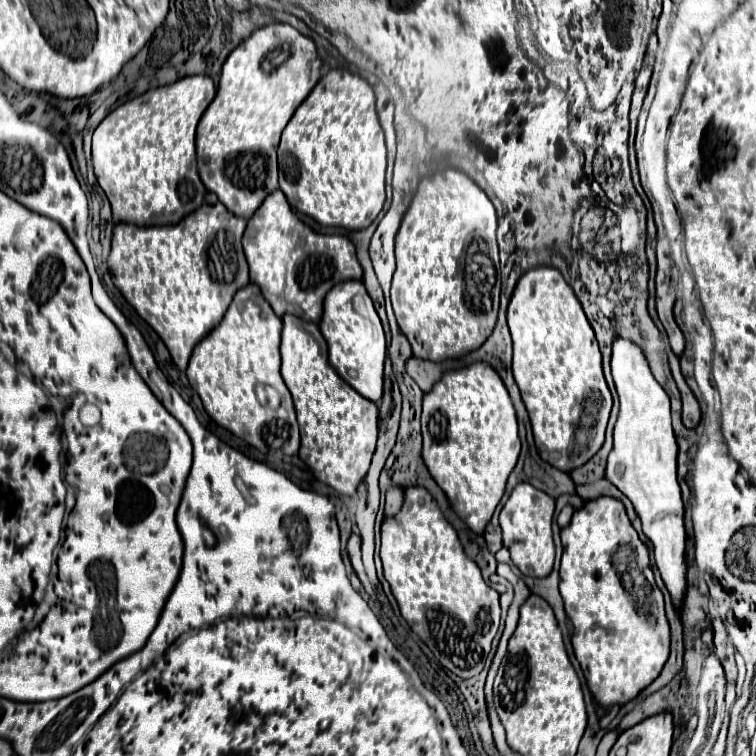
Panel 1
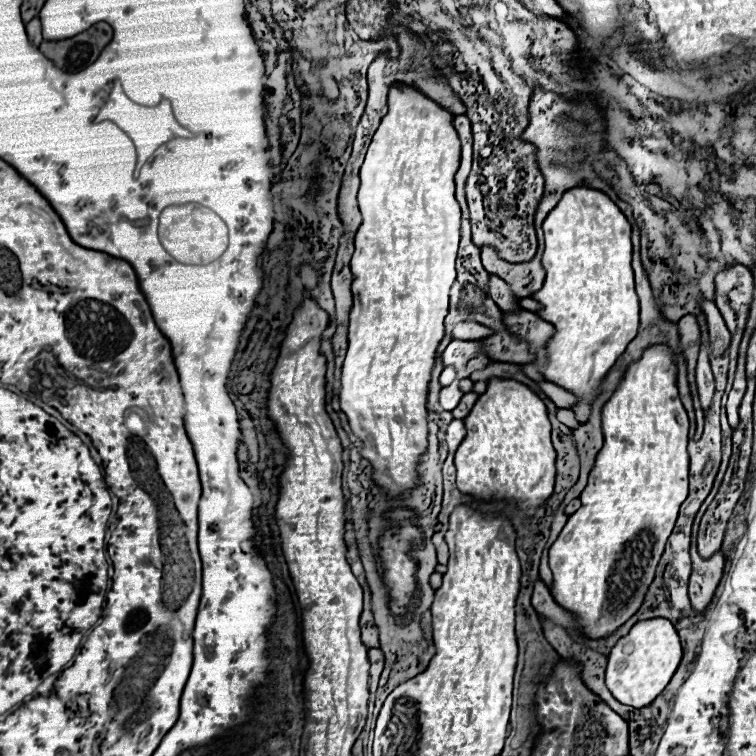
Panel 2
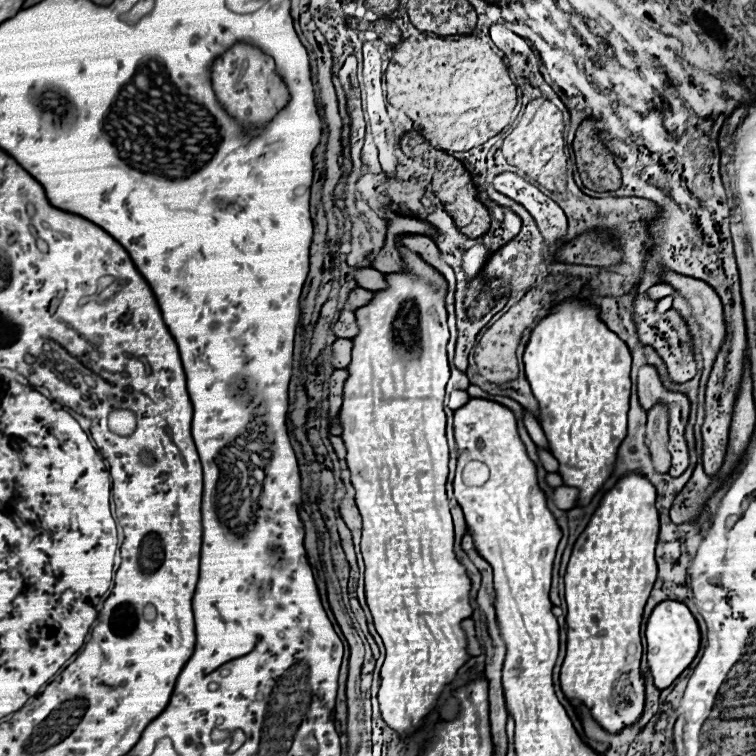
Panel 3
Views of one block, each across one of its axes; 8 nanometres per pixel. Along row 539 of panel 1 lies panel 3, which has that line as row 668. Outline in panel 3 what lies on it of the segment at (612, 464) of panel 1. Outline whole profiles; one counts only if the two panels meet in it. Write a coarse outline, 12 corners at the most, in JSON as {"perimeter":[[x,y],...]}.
{"perimeter":[[660,602],[646,626],[658,690],[694,660],[700,630],[686,604]]}

